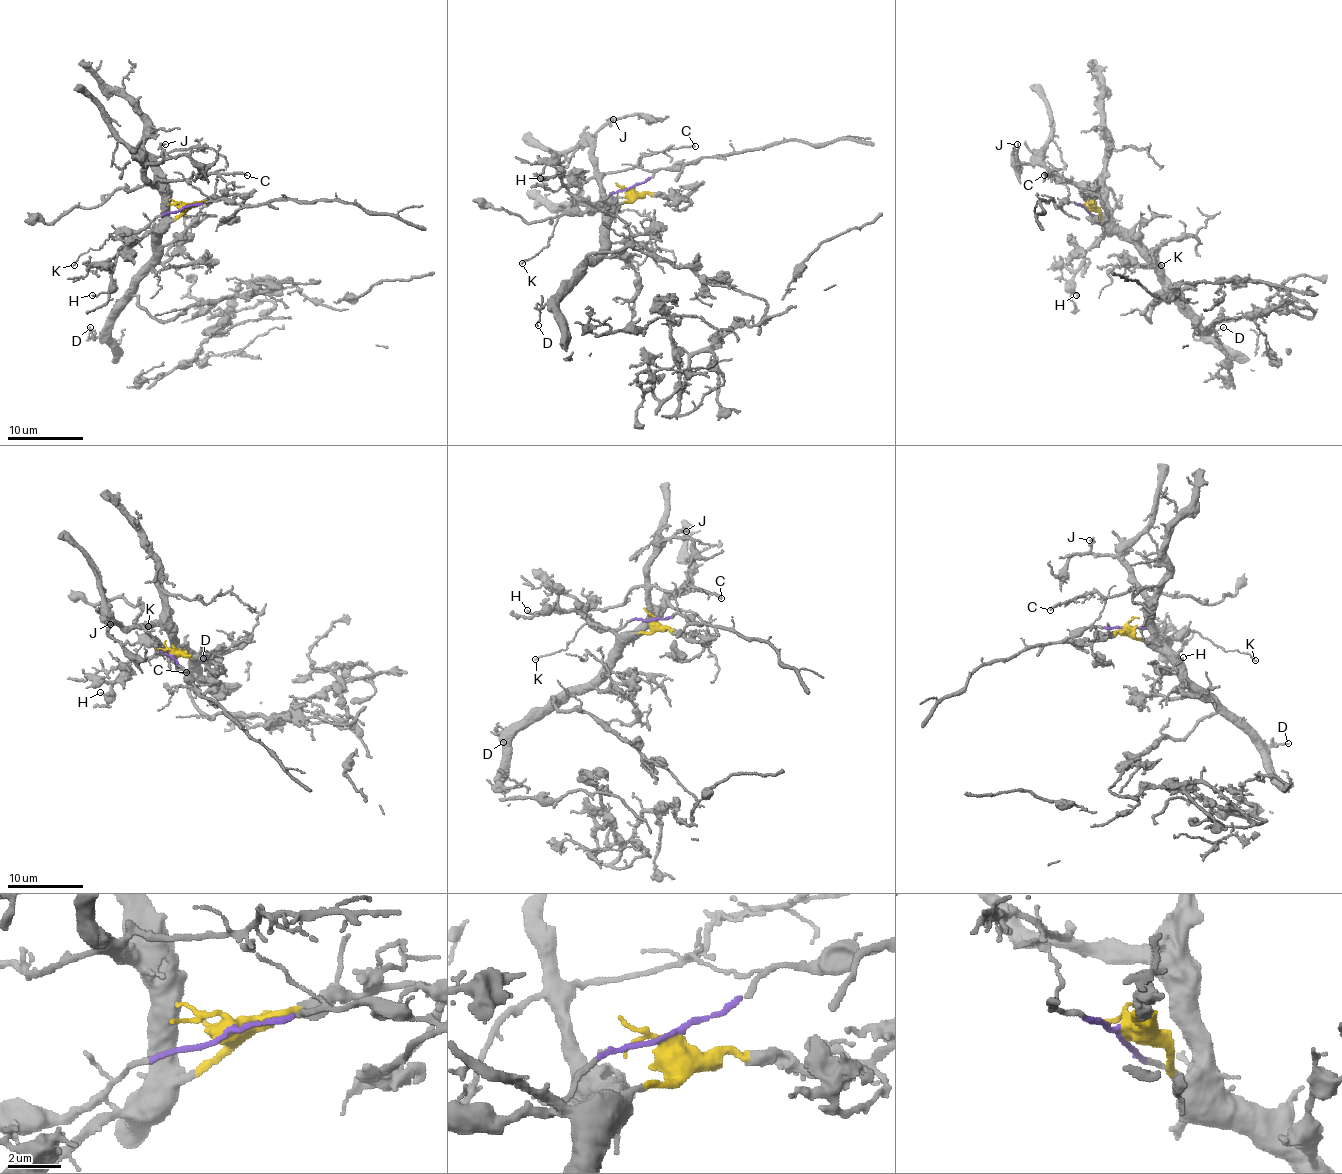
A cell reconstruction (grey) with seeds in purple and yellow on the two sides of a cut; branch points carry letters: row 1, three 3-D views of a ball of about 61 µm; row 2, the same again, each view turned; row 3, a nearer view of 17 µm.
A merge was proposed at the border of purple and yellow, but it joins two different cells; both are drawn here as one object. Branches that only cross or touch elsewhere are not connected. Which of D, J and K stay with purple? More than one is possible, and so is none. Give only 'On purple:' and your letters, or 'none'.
On purple: K

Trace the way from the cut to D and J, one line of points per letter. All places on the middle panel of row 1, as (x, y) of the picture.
D: (631, 187), (631, 200), (618, 208), (602, 234), (602, 247), (540, 310), (538, 325)
J: (631, 187), (631, 200), (616, 208), (604, 195), (593, 155), (595, 134), (608, 119), (614, 119)

